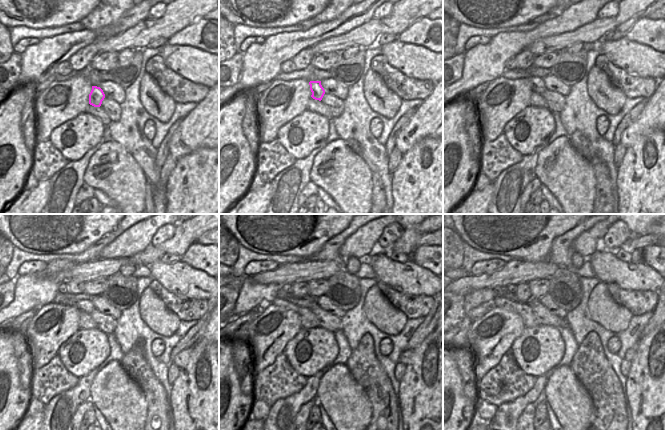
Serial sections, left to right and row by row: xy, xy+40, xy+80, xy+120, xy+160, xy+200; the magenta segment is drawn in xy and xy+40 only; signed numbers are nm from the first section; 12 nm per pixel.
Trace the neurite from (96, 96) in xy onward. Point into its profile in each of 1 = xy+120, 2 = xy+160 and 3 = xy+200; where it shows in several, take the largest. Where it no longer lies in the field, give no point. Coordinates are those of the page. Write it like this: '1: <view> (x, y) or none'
1: xy+120 (82, 301)
2: xy+160 (308, 301)
3: xy+200 (503, 292)

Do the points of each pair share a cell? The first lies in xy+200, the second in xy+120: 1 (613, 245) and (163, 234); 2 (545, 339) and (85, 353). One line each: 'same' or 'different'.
1: same
2: same

